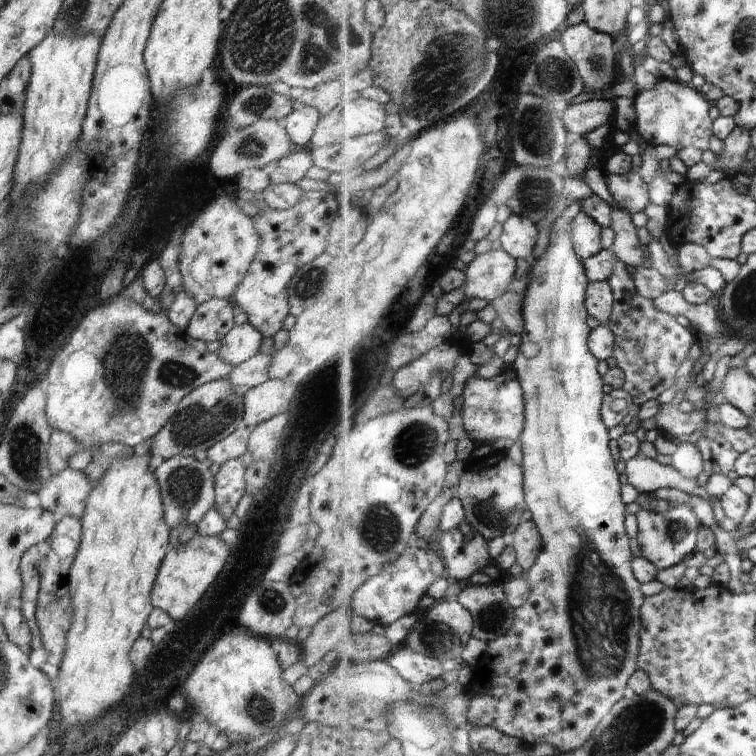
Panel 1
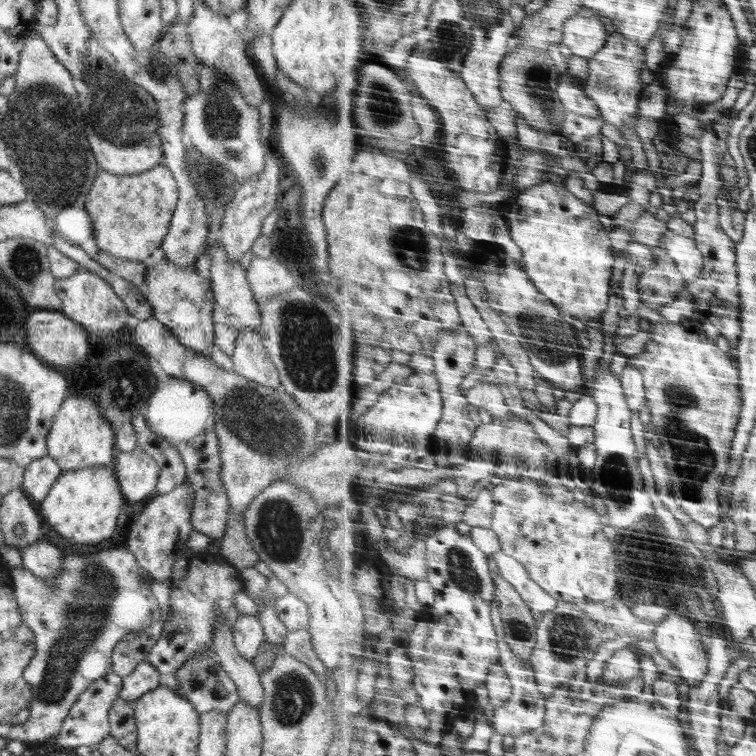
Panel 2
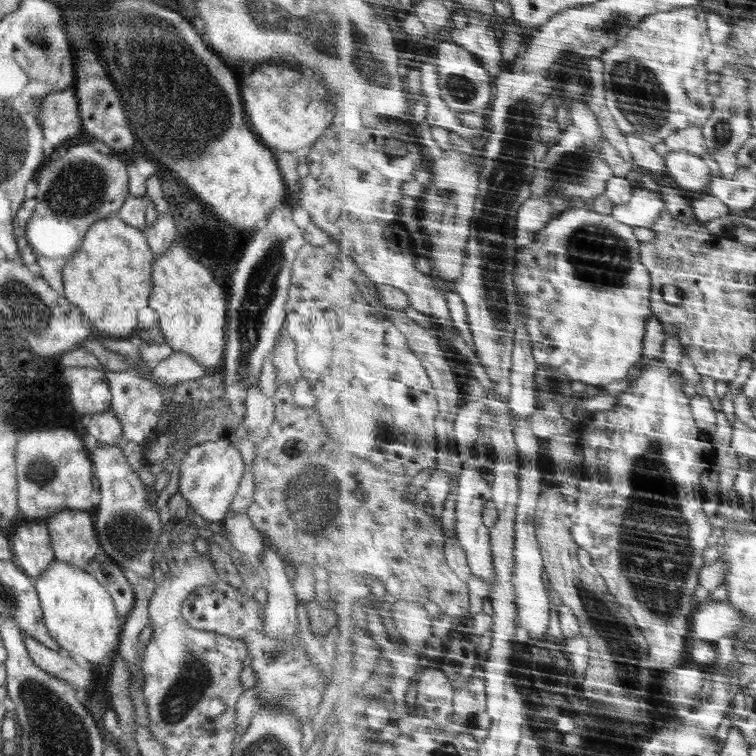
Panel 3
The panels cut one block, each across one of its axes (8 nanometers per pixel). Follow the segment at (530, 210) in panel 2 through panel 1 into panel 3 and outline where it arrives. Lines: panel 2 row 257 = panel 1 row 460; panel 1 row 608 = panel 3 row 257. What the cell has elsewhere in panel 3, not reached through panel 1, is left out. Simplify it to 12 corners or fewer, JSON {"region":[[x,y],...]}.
{"region":[[582,204],[520,250],[539,364],[598,388],[643,360],[653,276]]}

